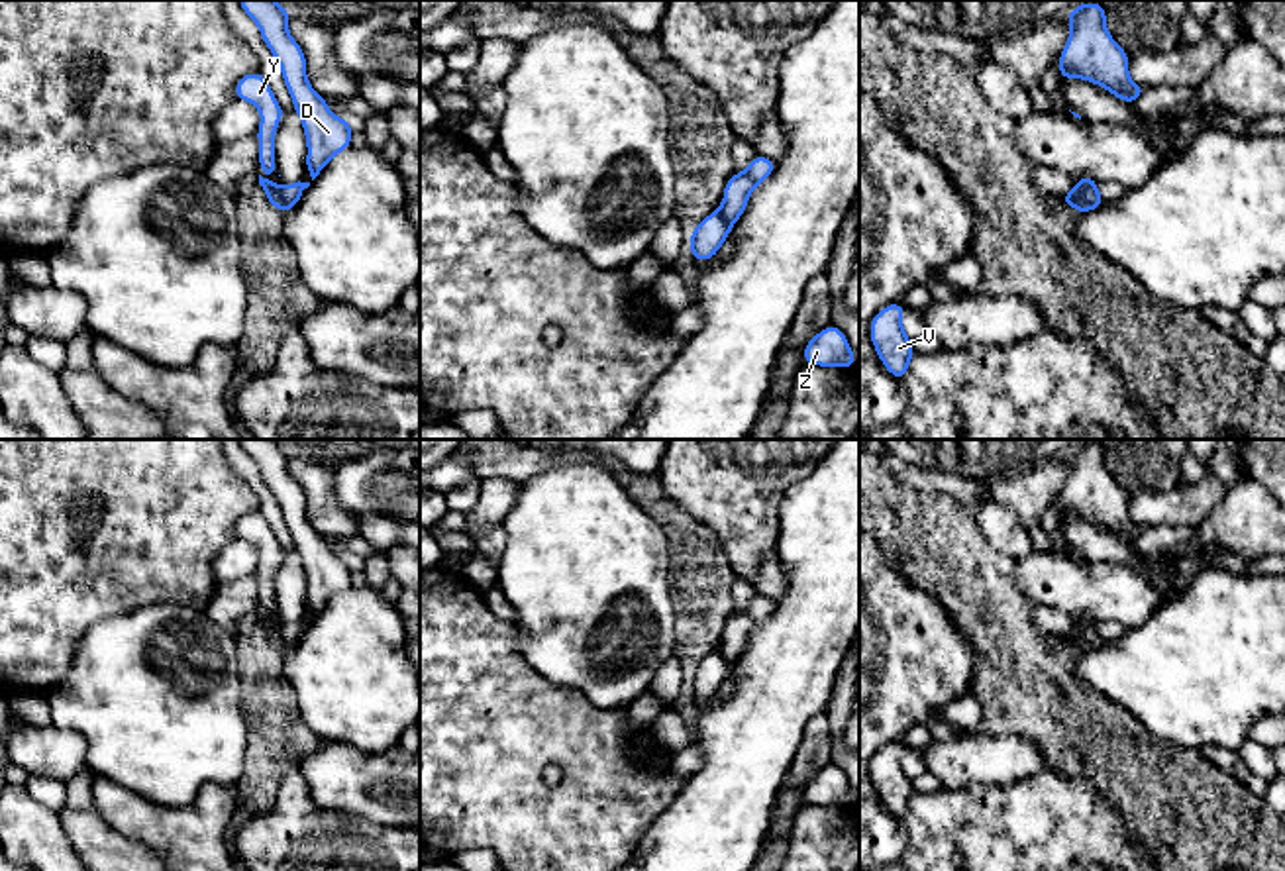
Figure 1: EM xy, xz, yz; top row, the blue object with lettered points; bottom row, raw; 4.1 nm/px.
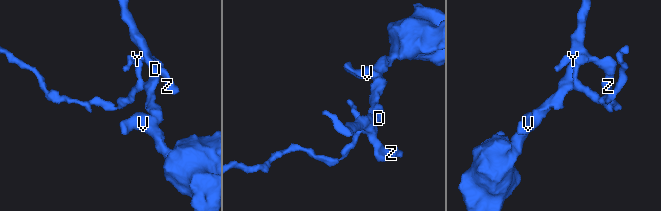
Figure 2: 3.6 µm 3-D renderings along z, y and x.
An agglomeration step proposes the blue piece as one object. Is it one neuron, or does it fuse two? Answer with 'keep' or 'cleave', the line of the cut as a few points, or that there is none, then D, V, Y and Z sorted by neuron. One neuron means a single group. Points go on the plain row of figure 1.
cleave | xy (281, 626), (287, 650) | D V Z / Y

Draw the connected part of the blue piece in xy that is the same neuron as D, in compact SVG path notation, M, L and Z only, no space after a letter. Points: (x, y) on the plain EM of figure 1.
M239 439L239 445L257 463L265 485L283 510L294 551L304 563L306 610L314 620L334 594L351 587L353 563L337 557L328 547L326 538L310 526L306 494L288 473L288 447L279 445L275 439Z

